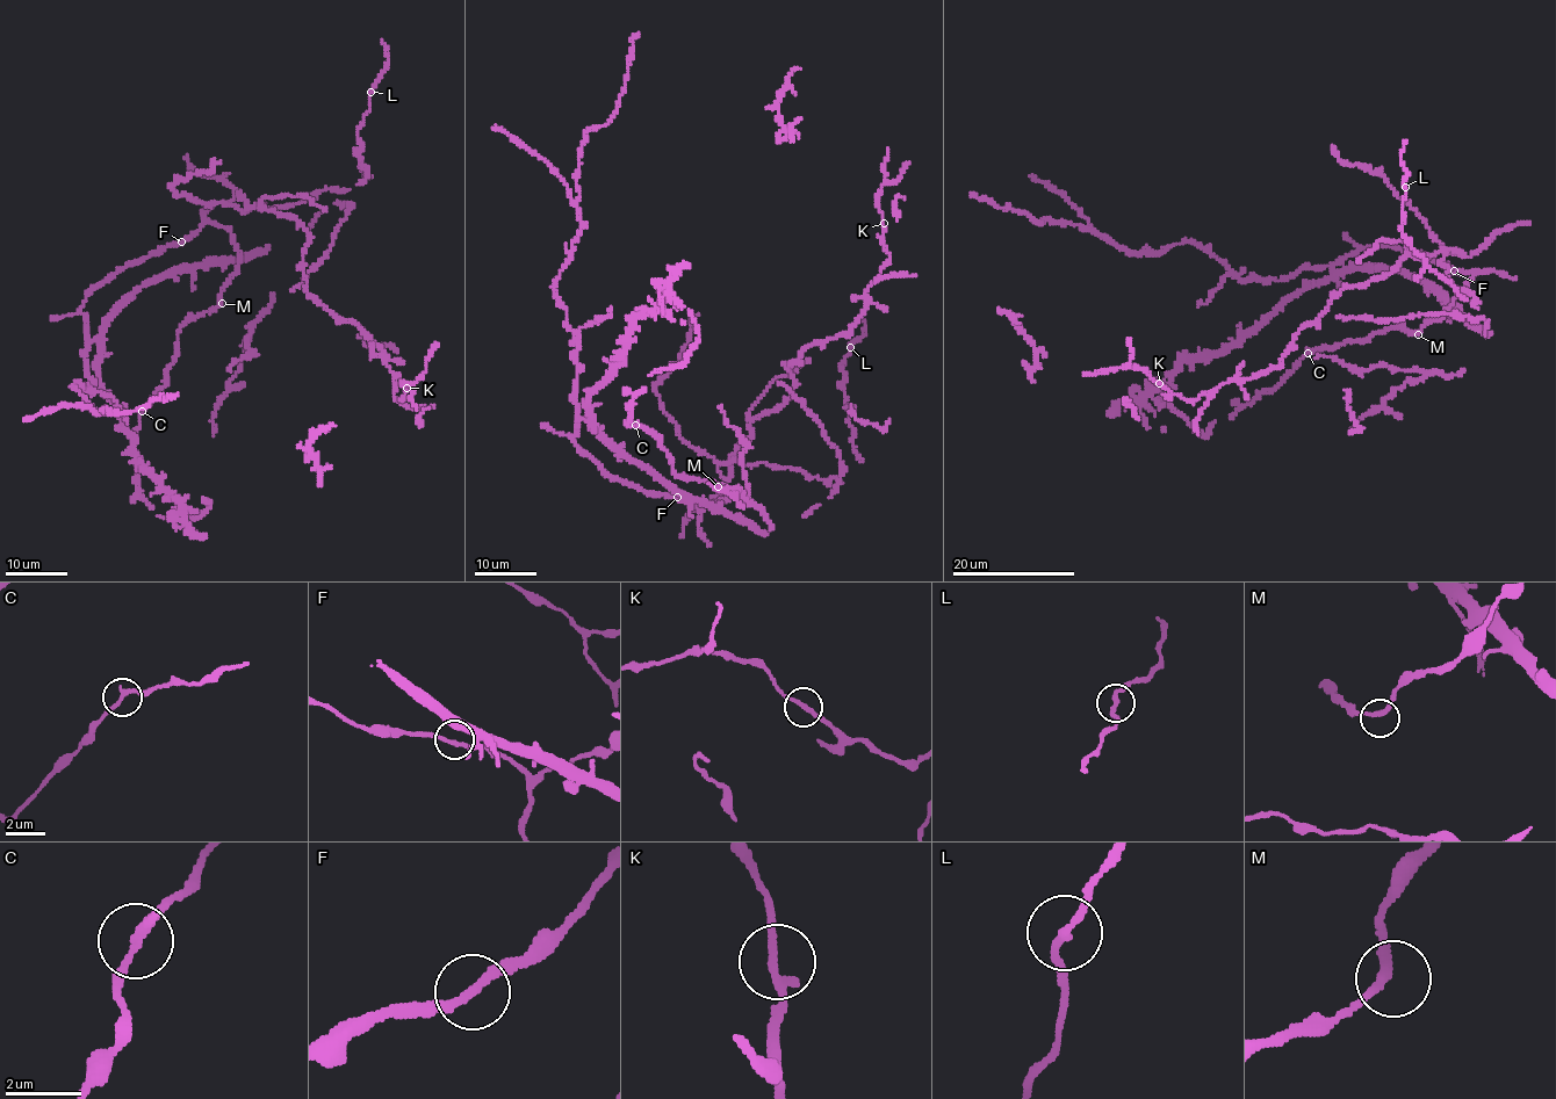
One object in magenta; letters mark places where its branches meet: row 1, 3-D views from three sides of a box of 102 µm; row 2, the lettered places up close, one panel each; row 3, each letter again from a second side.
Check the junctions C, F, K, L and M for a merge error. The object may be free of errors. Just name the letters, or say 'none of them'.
C

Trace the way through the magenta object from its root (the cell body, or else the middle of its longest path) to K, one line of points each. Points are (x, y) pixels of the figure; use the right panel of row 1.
K: (1461, 257), (1450, 250), (1407, 254), (1389, 273), (1345, 288), (1267, 373), (1230, 380), (1193, 400), (1159, 383)

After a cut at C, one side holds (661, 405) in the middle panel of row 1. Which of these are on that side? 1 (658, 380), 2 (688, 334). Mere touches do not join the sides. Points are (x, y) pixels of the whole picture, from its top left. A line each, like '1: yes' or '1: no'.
1: yes
2: yes

